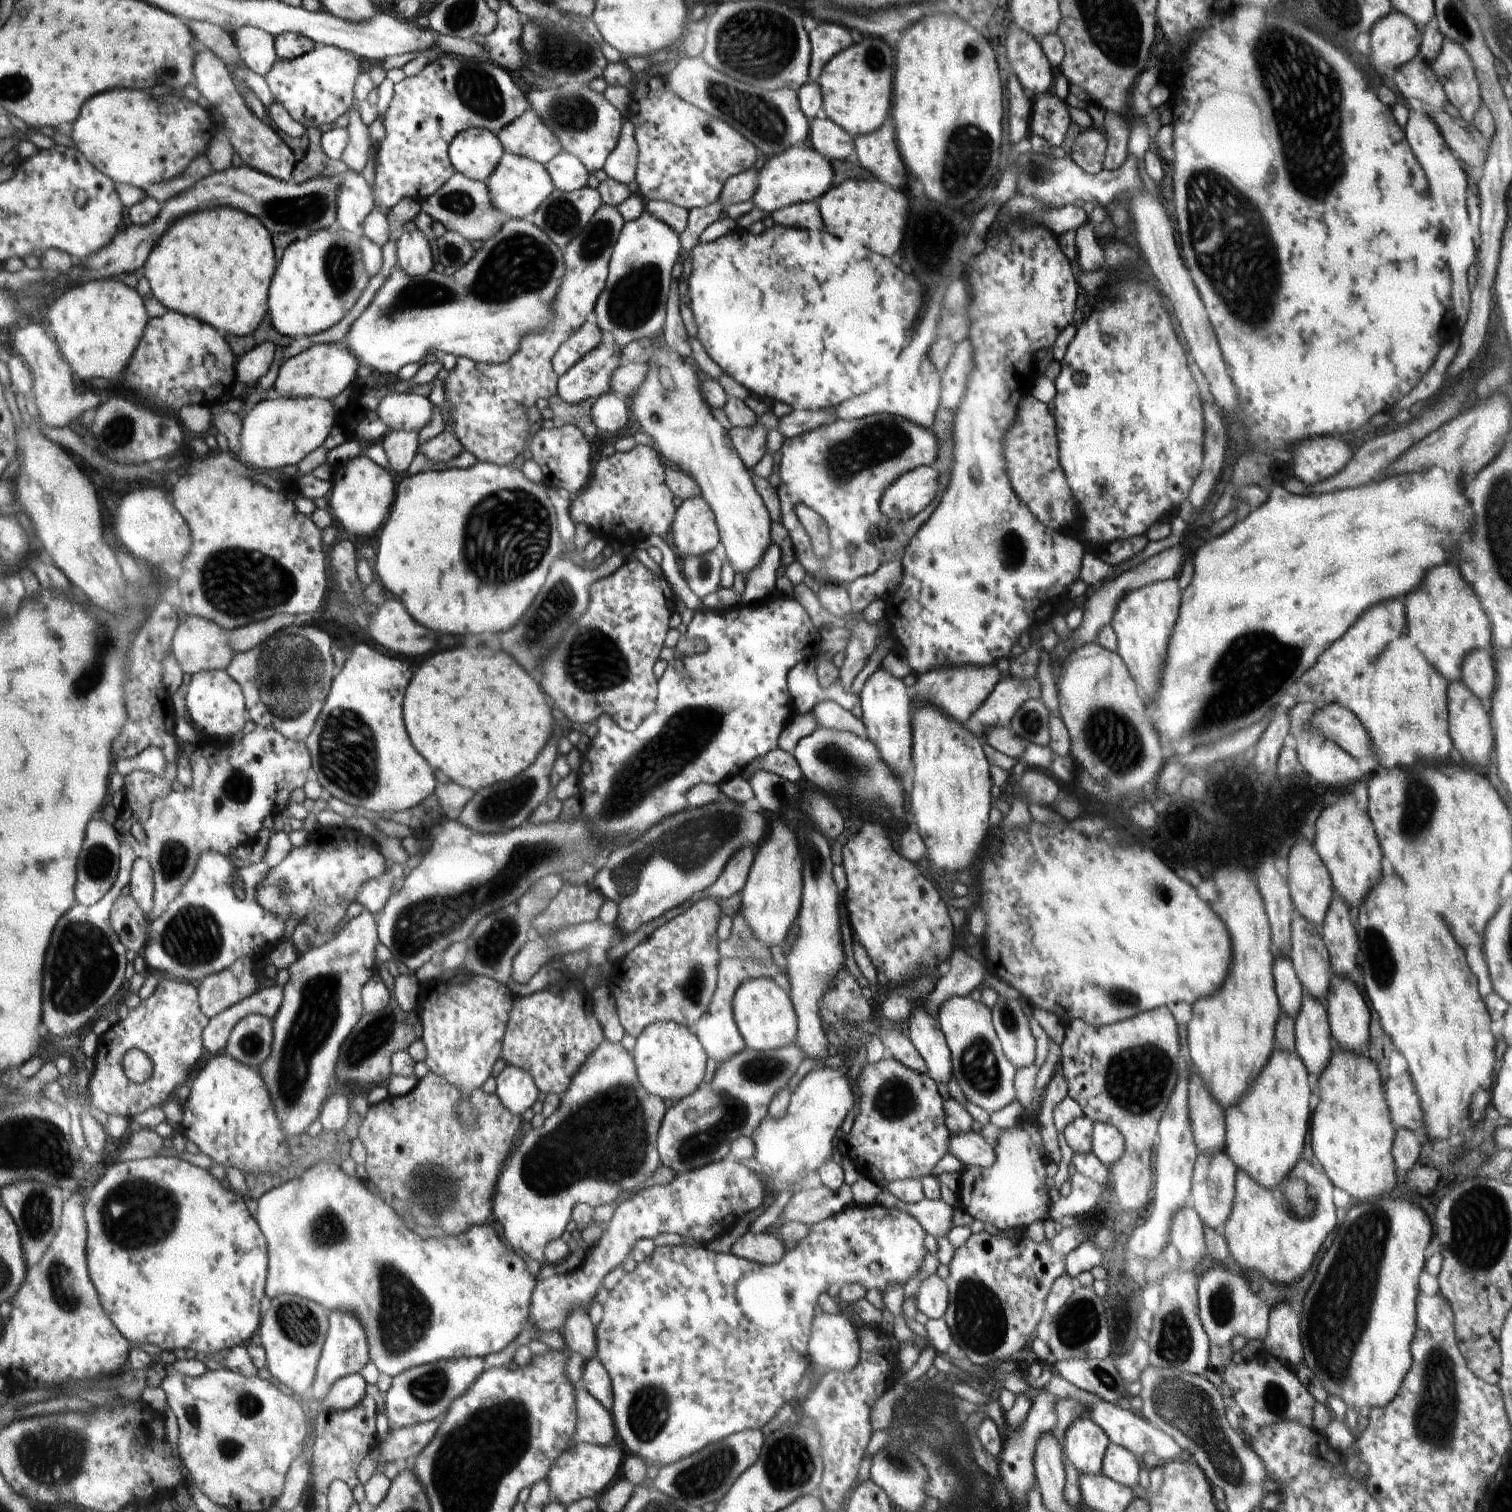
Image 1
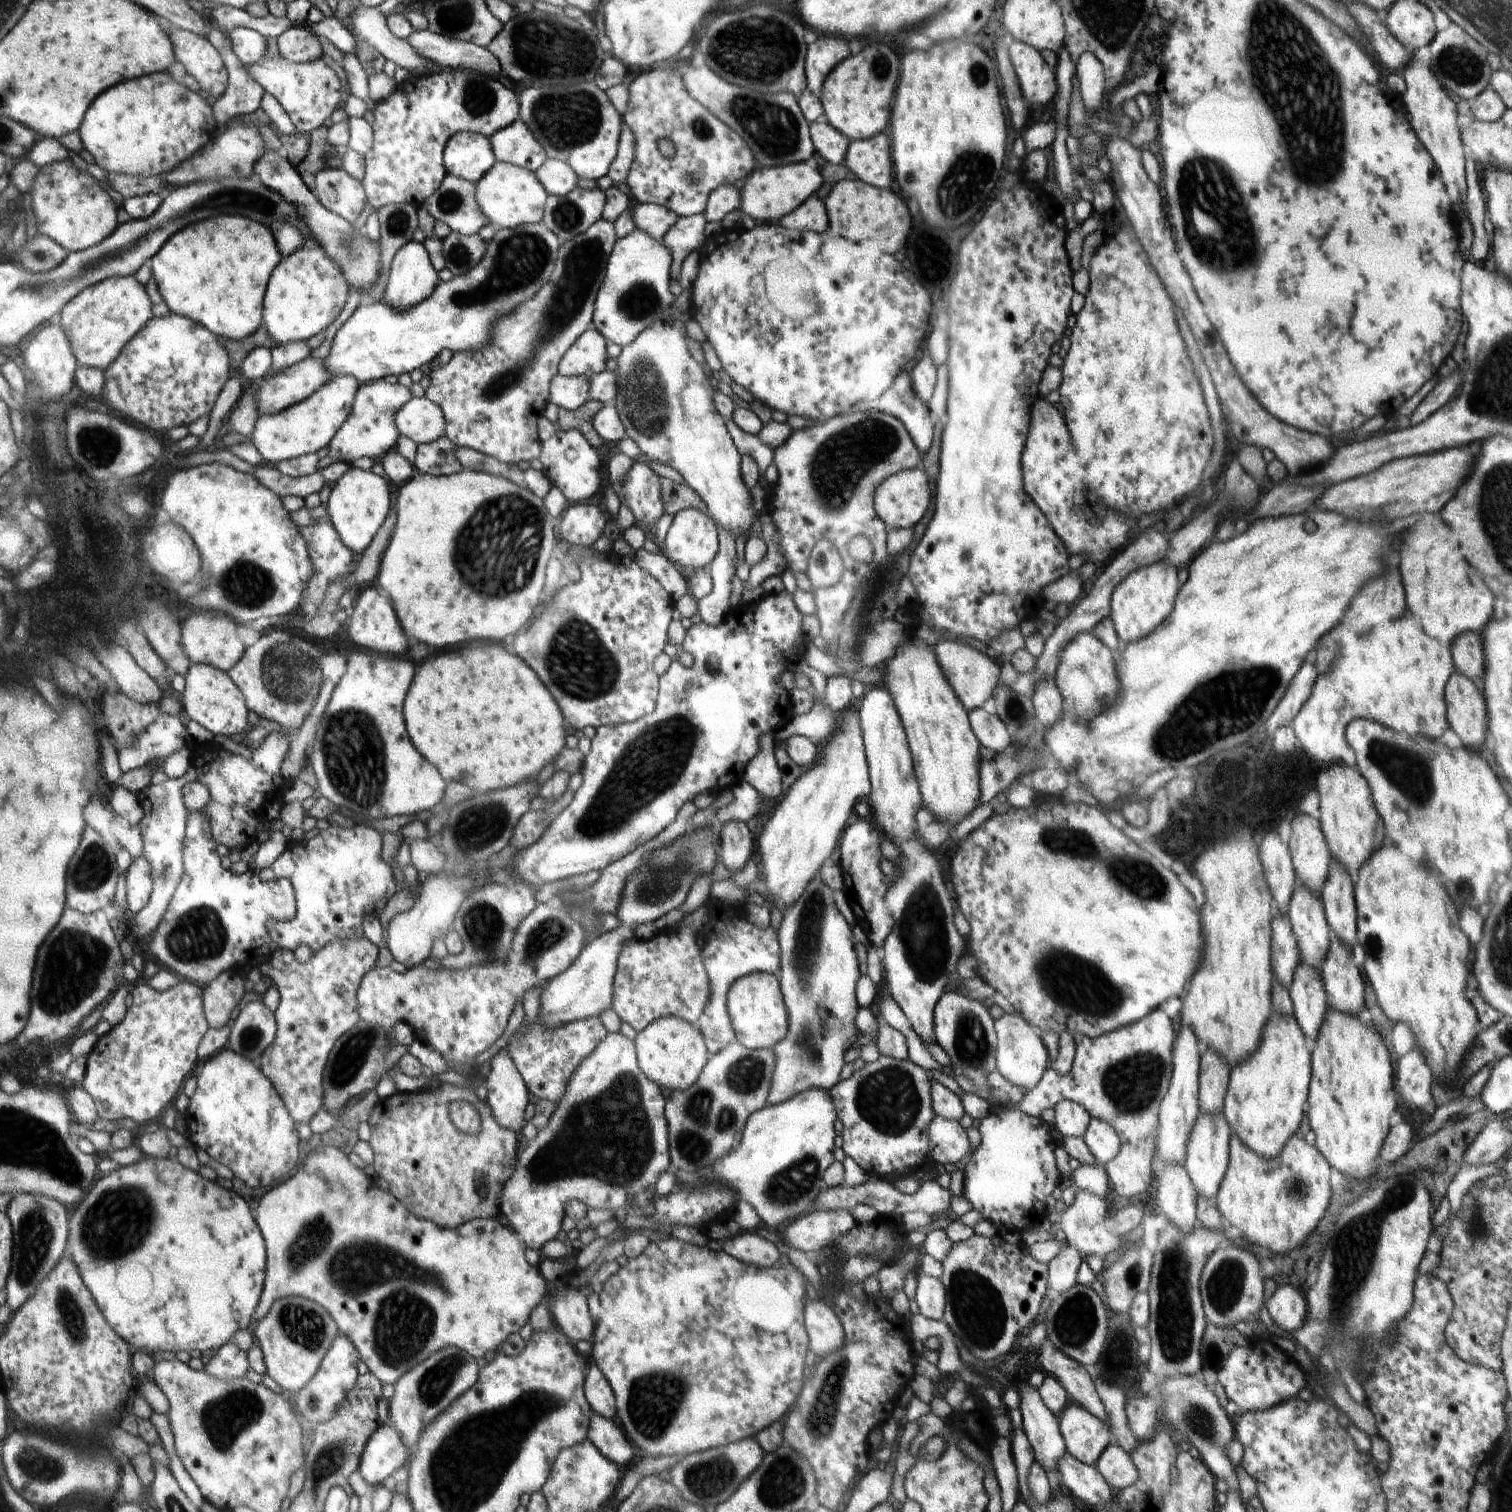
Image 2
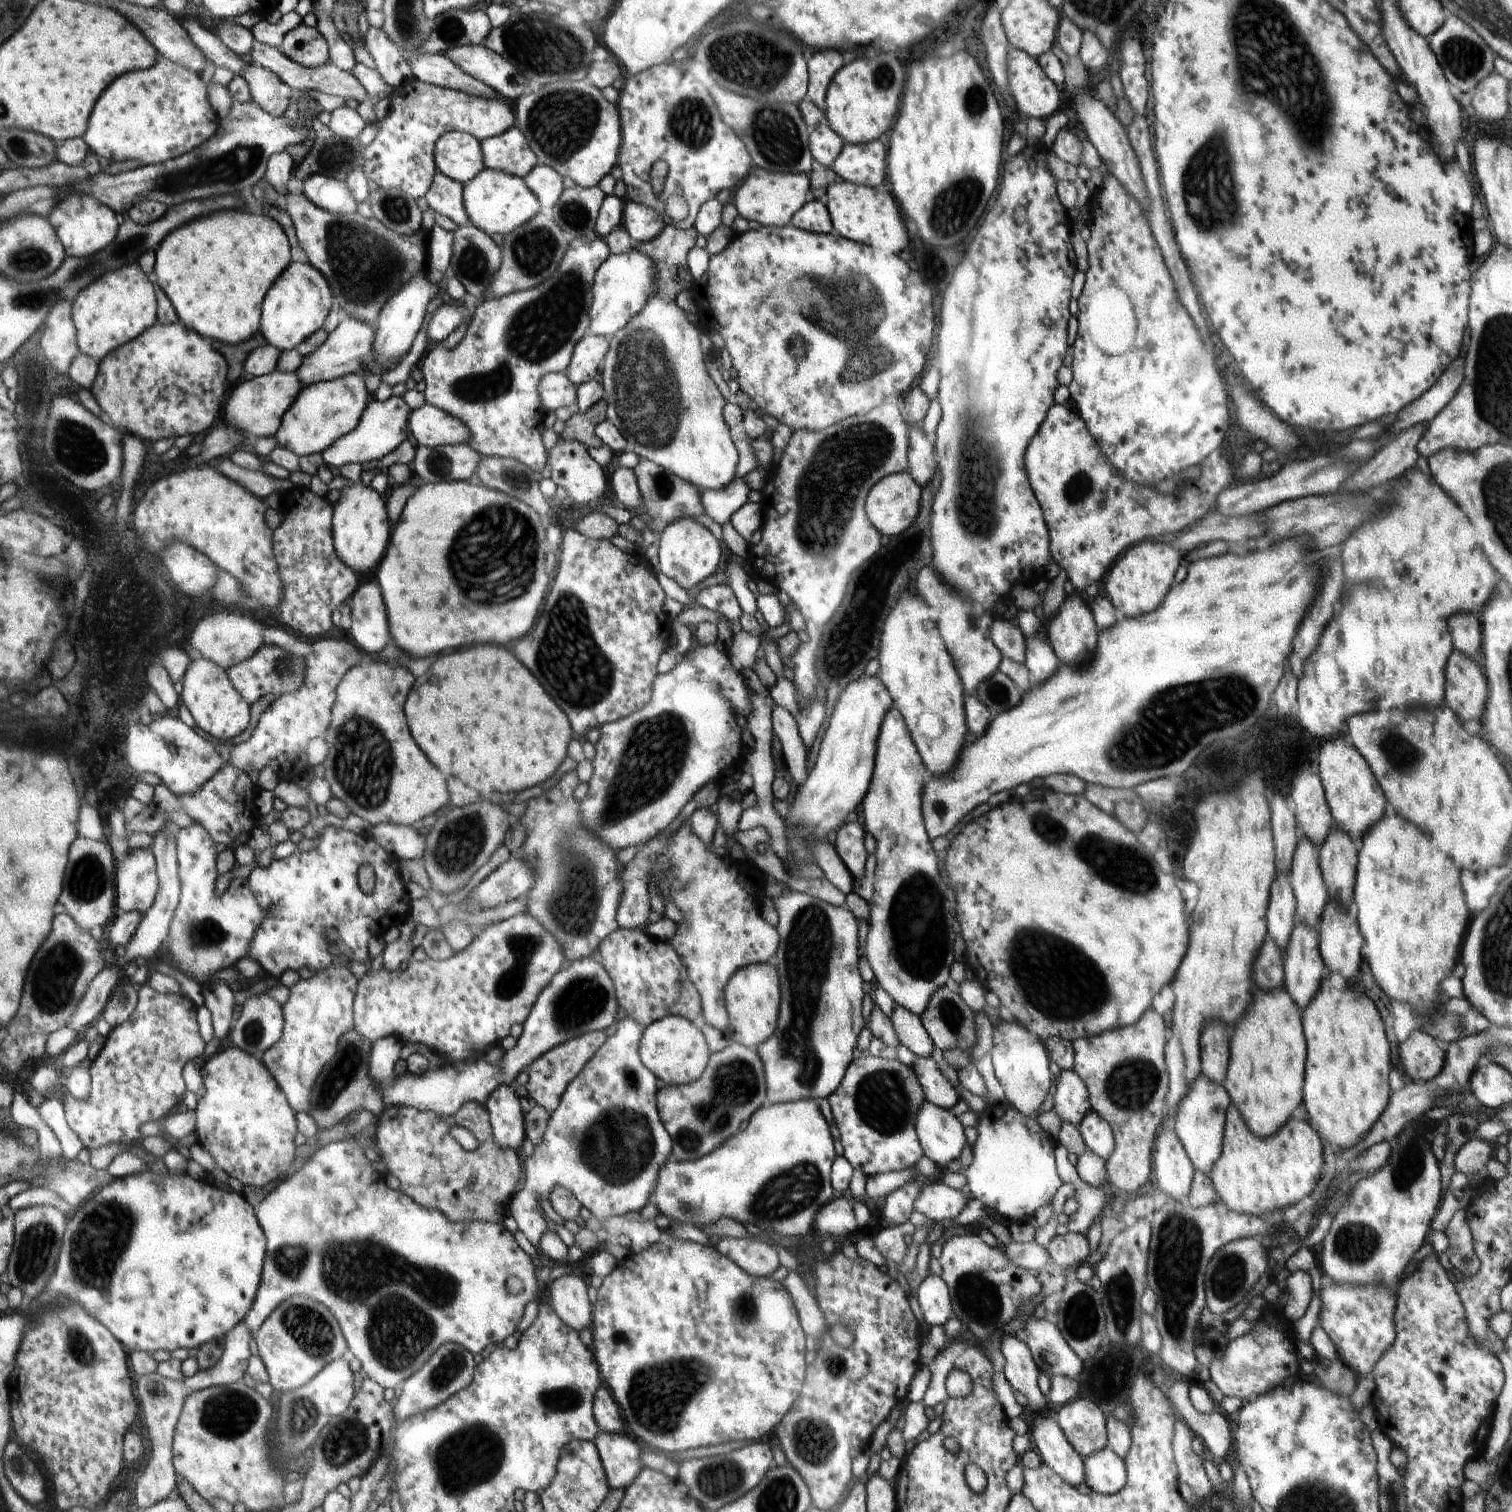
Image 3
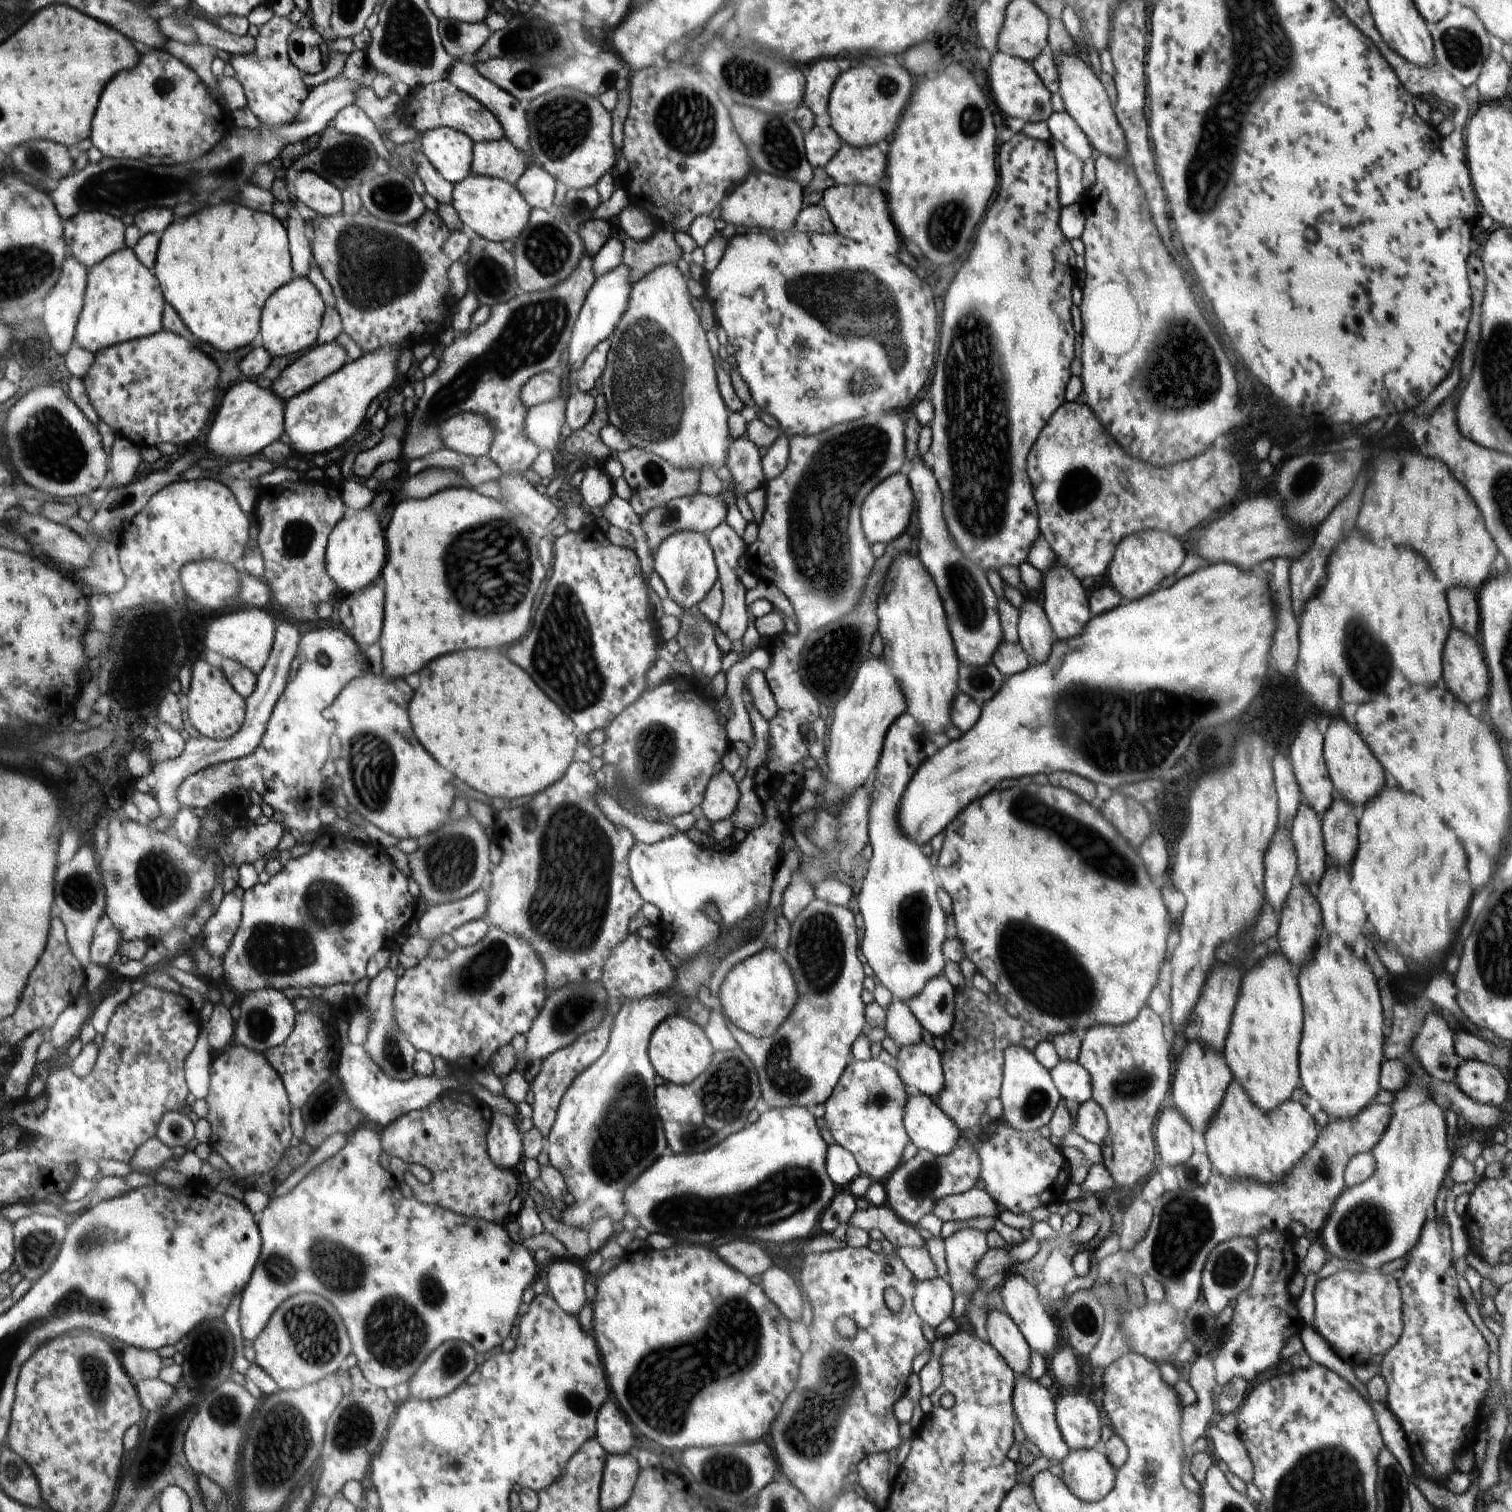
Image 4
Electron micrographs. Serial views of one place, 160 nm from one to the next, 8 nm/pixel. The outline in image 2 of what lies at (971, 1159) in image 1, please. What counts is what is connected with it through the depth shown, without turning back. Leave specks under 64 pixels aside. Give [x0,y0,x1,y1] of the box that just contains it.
[927,1115,974,1165]

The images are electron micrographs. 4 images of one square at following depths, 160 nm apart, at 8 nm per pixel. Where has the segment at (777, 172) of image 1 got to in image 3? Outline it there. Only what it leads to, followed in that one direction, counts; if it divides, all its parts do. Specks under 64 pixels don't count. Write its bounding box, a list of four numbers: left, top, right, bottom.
[735,167,811,226]

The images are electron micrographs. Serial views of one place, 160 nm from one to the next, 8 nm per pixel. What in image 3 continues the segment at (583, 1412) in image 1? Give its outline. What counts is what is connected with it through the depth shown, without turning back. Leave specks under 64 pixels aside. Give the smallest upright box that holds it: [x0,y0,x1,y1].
[594,1432,642,1490]

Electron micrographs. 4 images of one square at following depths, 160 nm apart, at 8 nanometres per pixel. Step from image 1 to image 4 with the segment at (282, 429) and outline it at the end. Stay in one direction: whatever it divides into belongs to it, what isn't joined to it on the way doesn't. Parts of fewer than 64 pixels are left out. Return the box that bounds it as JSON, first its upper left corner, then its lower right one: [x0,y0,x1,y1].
[283,343,408,455]

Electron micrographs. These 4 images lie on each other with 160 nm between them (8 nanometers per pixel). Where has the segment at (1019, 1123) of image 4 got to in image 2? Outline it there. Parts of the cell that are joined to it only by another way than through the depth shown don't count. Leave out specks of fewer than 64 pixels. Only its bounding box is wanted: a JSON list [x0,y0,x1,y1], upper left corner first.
[994,1013,1050,1091]

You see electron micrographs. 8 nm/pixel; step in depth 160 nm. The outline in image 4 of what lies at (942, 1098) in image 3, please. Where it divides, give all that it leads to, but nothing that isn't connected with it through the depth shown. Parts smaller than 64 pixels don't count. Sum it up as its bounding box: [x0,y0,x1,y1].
[895,1043,944,1099]

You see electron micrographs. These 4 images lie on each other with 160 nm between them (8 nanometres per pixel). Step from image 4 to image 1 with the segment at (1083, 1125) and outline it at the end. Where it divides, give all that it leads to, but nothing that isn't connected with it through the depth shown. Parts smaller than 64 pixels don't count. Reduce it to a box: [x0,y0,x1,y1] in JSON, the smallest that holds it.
[1091,1123,1125,1167]

